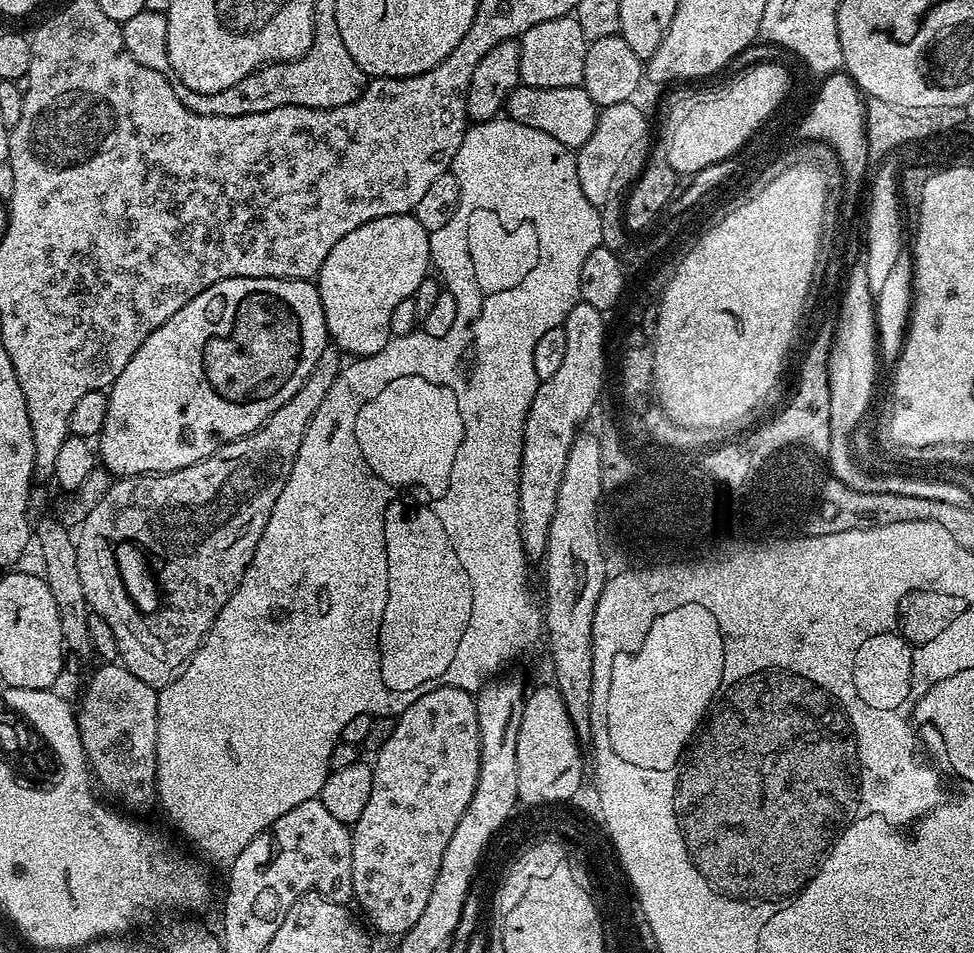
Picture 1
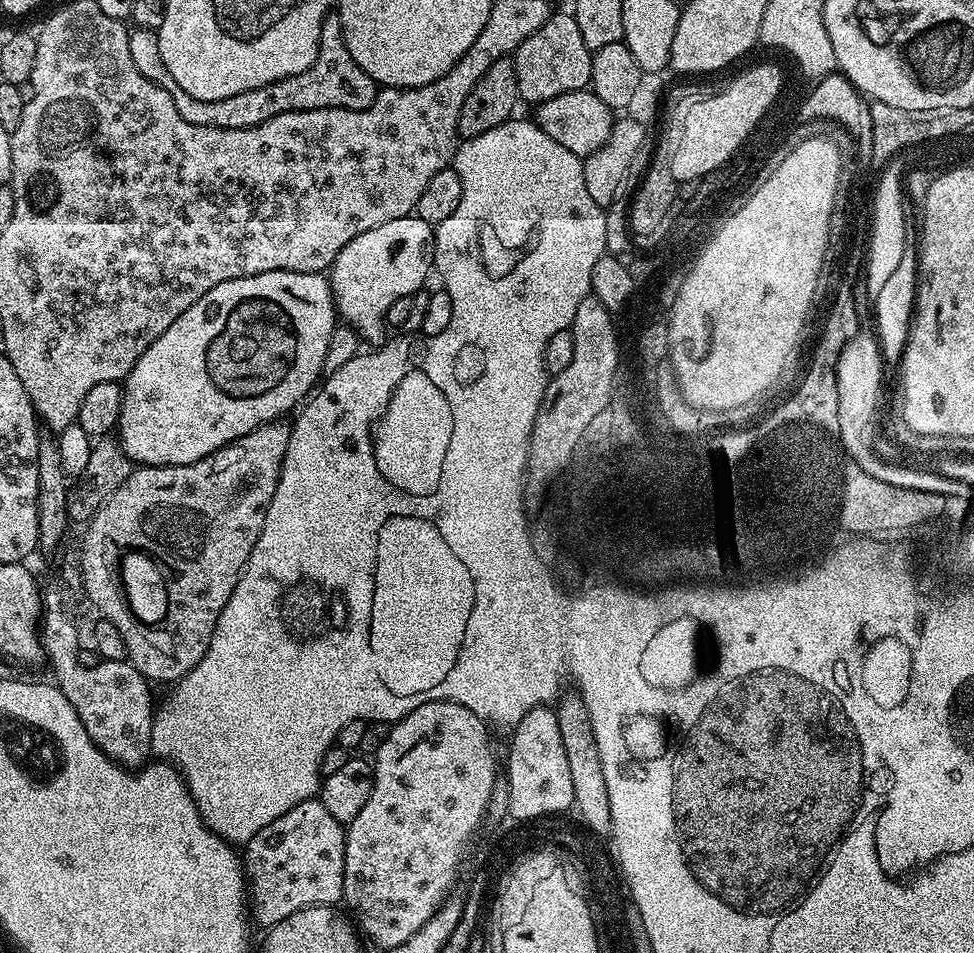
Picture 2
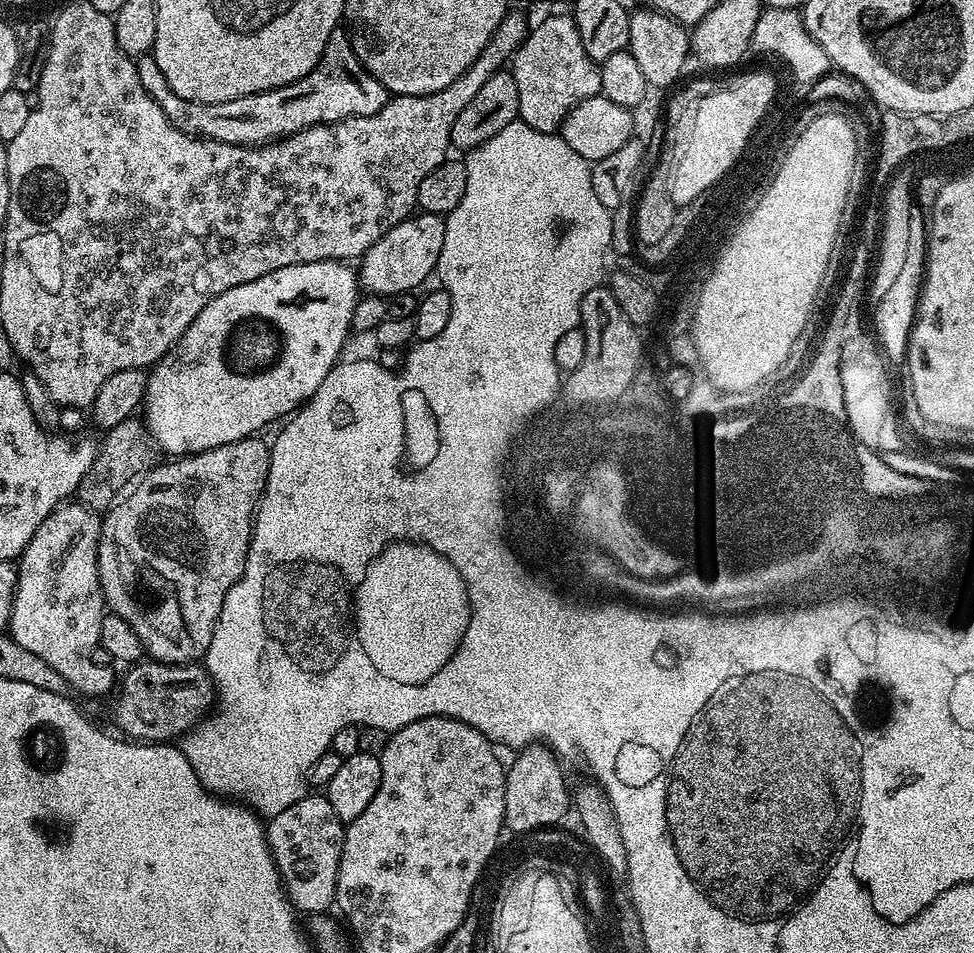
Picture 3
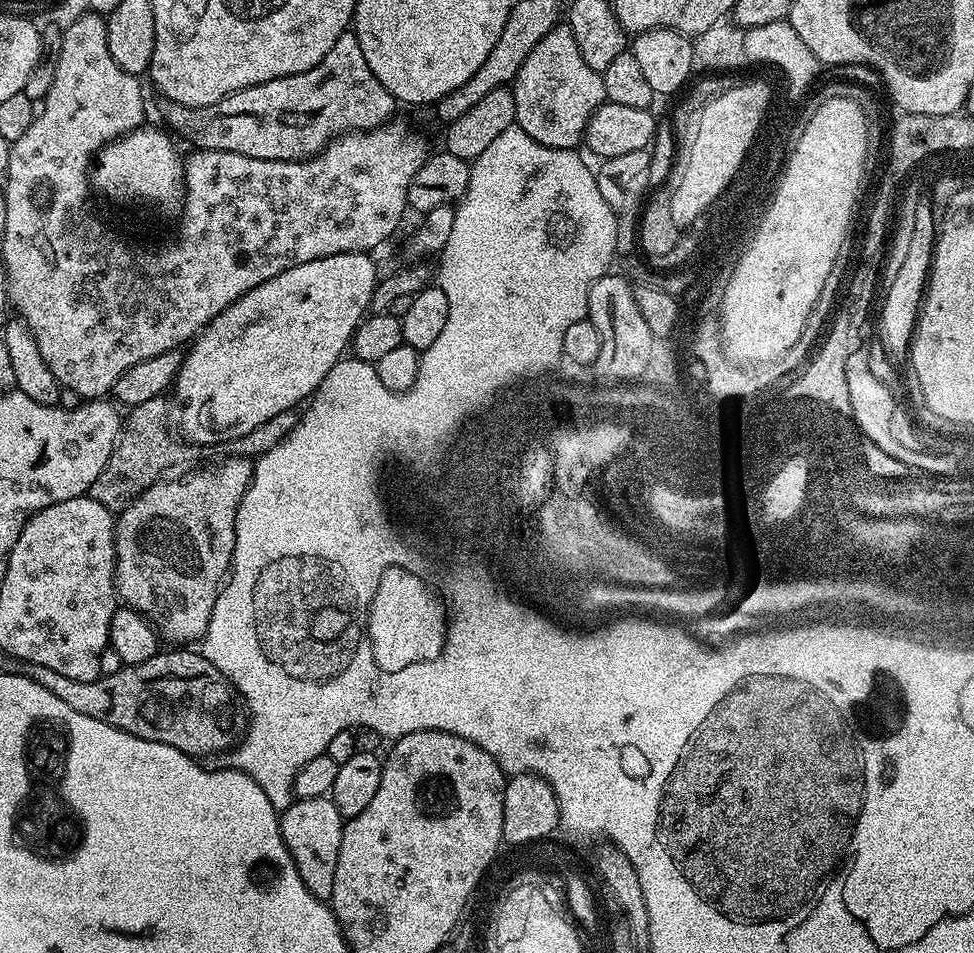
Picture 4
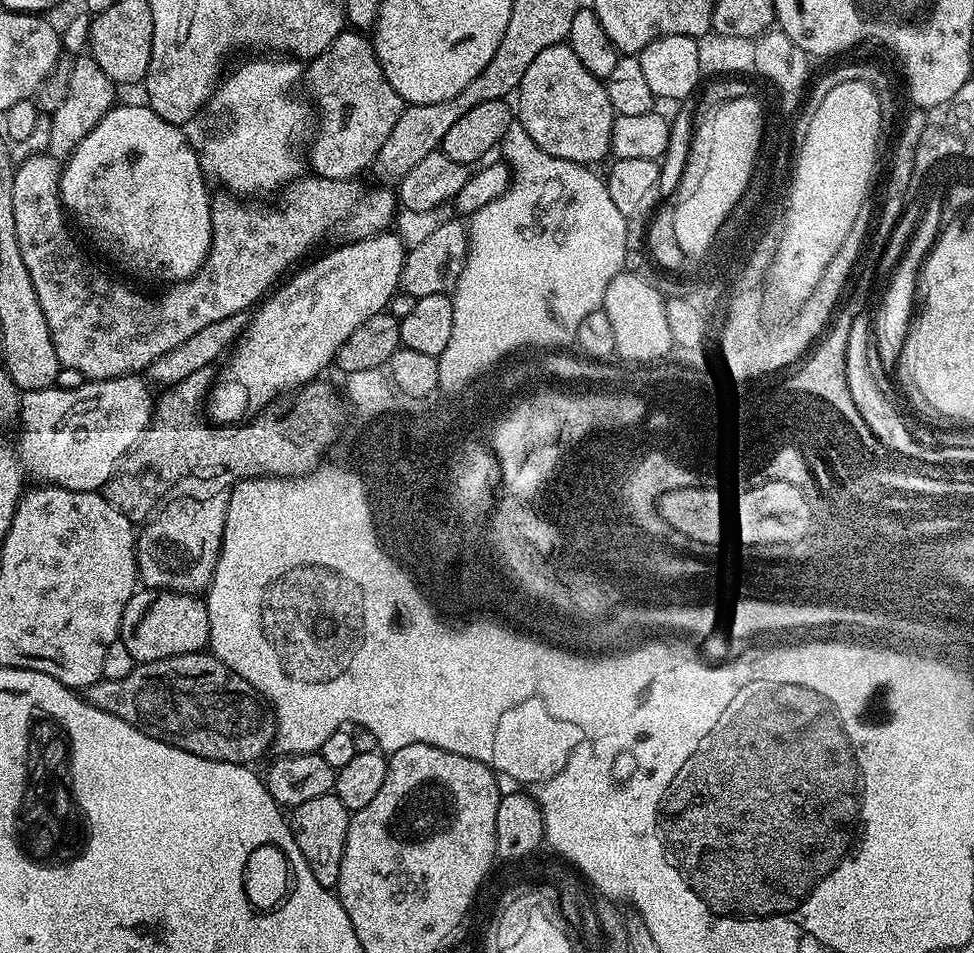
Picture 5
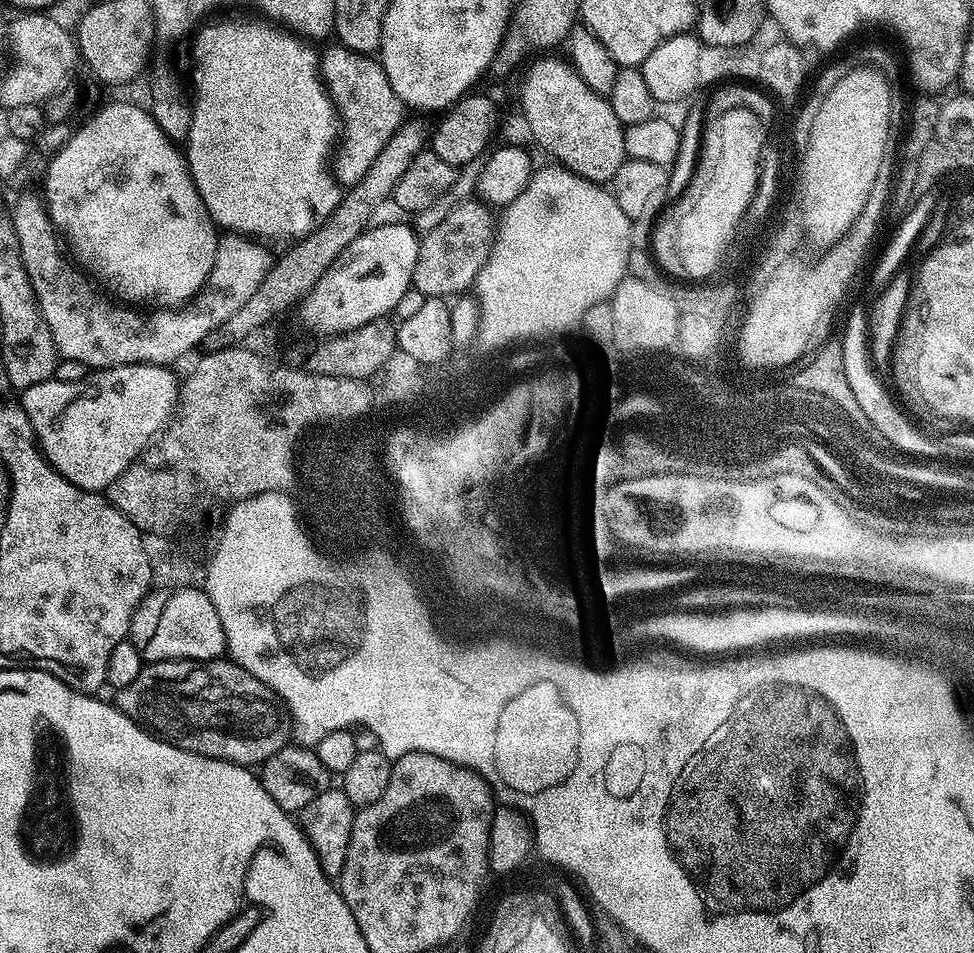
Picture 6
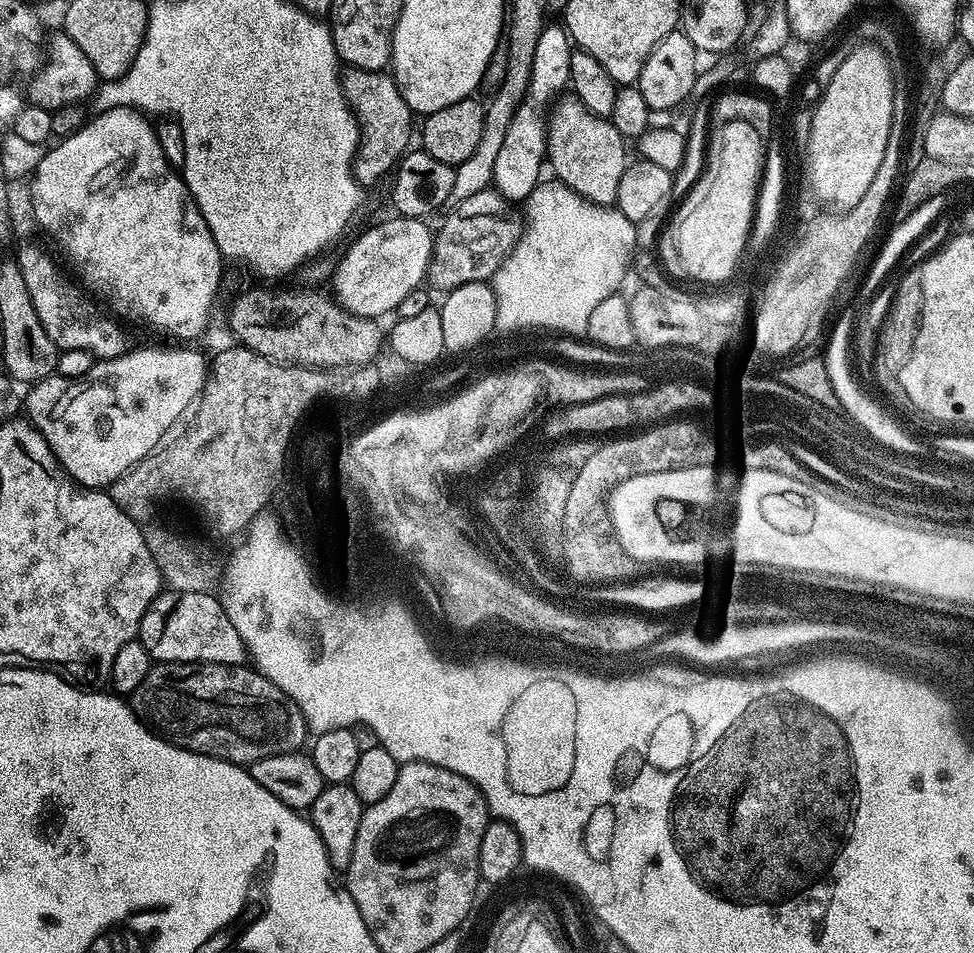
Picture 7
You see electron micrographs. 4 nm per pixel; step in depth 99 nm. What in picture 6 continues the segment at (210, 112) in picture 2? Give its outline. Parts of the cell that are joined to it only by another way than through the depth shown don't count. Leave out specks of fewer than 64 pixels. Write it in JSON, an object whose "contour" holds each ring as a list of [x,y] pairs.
{"contour":[[[339,42],[333,45],[319,53],[320,78],[336,105],[342,129],[334,152],[334,175],[341,185],[351,186],[374,166],[374,158],[382,154],[382,146],[394,138],[406,119],[406,106],[394,94],[394,86],[390,86],[390,78],[386,78],[386,70],[375,55],[355,52]]]}

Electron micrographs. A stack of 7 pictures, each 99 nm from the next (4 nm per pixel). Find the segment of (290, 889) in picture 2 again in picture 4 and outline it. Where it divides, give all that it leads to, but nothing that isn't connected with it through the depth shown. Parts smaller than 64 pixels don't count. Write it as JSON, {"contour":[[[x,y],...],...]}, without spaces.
{"contour":[[[328,796],[293,799],[292,805],[279,813],[280,833],[284,845],[296,864],[297,870],[310,894],[327,901],[334,890],[334,870],[338,866],[338,846],[342,846],[342,834],[346,823],[338,806]]]}

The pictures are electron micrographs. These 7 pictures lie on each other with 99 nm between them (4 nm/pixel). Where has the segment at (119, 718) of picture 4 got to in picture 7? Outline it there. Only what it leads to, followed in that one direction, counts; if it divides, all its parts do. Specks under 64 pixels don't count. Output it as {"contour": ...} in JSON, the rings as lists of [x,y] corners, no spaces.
{"contour":[[[157,663],[146,678],[142,678],[142,686],[132,692],[130,707],[140,721],[174,746],[241,766],[250,766],[274,754],[303,749],[304,738],[310,732],[301,727],[296,708],[276,692],[273,683],[265,683],[265,676],[255,668],[238,664]]]}

